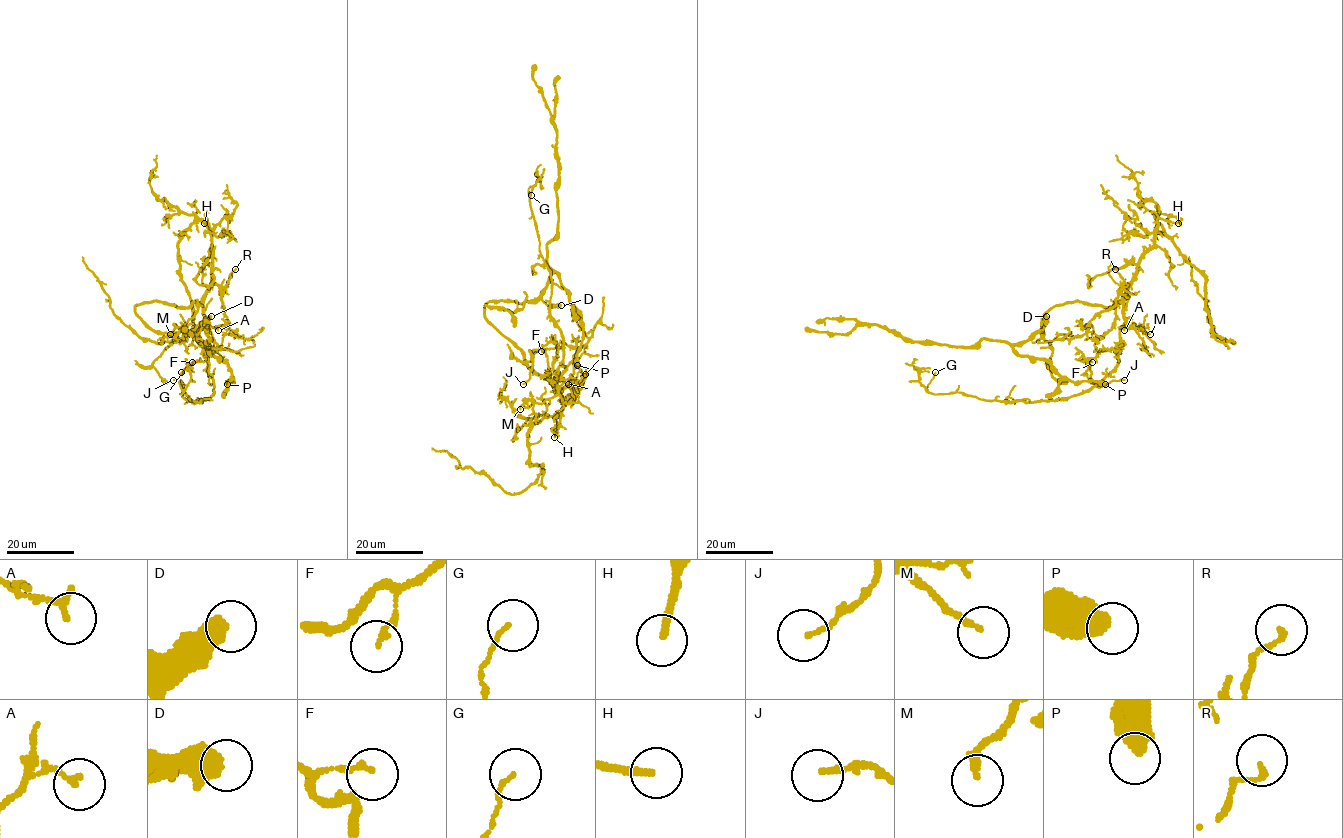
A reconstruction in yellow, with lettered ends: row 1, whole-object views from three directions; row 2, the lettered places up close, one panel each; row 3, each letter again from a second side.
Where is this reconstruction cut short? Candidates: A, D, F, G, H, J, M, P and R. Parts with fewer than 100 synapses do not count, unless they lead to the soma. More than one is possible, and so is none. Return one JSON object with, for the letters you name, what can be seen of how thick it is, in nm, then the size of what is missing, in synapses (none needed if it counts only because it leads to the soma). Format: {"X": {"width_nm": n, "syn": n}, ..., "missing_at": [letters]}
{"H": {"width_nm": 200}, "missing_at": ["H"]}

